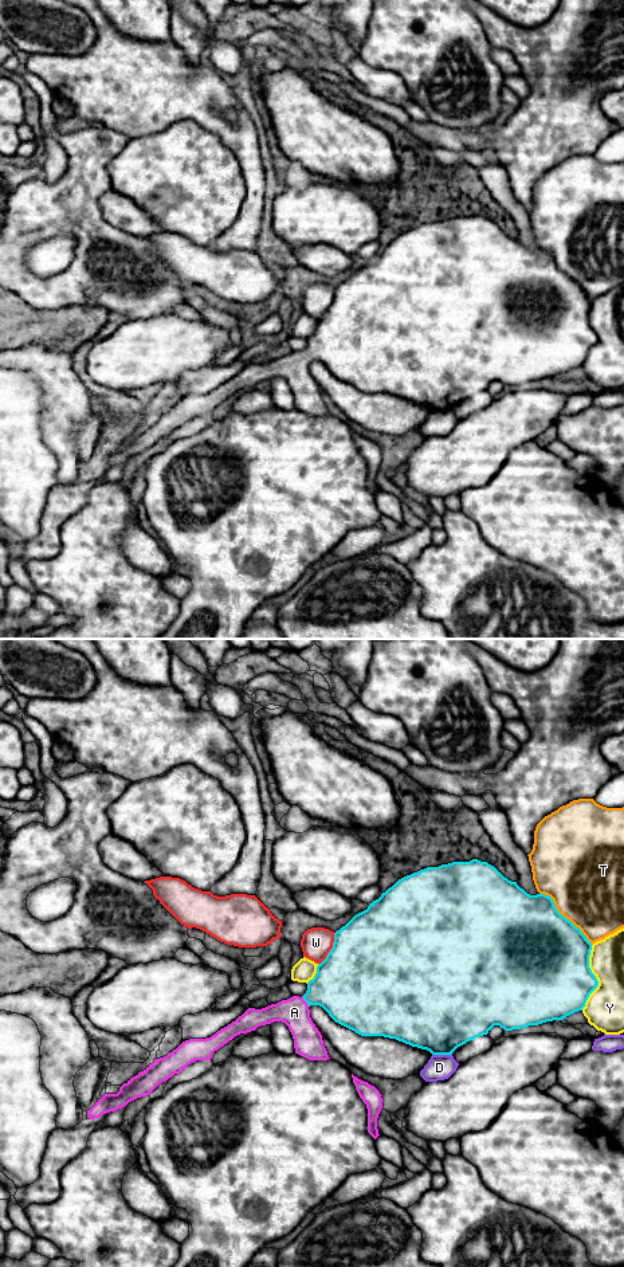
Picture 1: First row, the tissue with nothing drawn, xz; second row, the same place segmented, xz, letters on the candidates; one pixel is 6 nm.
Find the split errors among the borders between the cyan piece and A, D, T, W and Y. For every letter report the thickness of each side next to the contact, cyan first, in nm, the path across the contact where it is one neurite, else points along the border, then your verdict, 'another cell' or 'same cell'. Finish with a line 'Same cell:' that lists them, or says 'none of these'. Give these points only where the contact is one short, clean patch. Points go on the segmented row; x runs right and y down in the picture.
A: 380 nm thick on the cyan side, 180 nm on the other; runs through xz (344, 985), (324, 989), (305, 1000), (294, 1012); same cell
D: 480 nm thick on the cyan side, 160 nm on the other; border along xz (432, 1054), (451, 1055); another cell
T: 500 nm thick on the cyan side, 460 nm on the other; another cell
W: 500 nm thick on the cyan side, 180 nm on the other; another cell
Y: 460 nm thick on the cyan side, 240 nm on the other; another cell
Same cell: A

